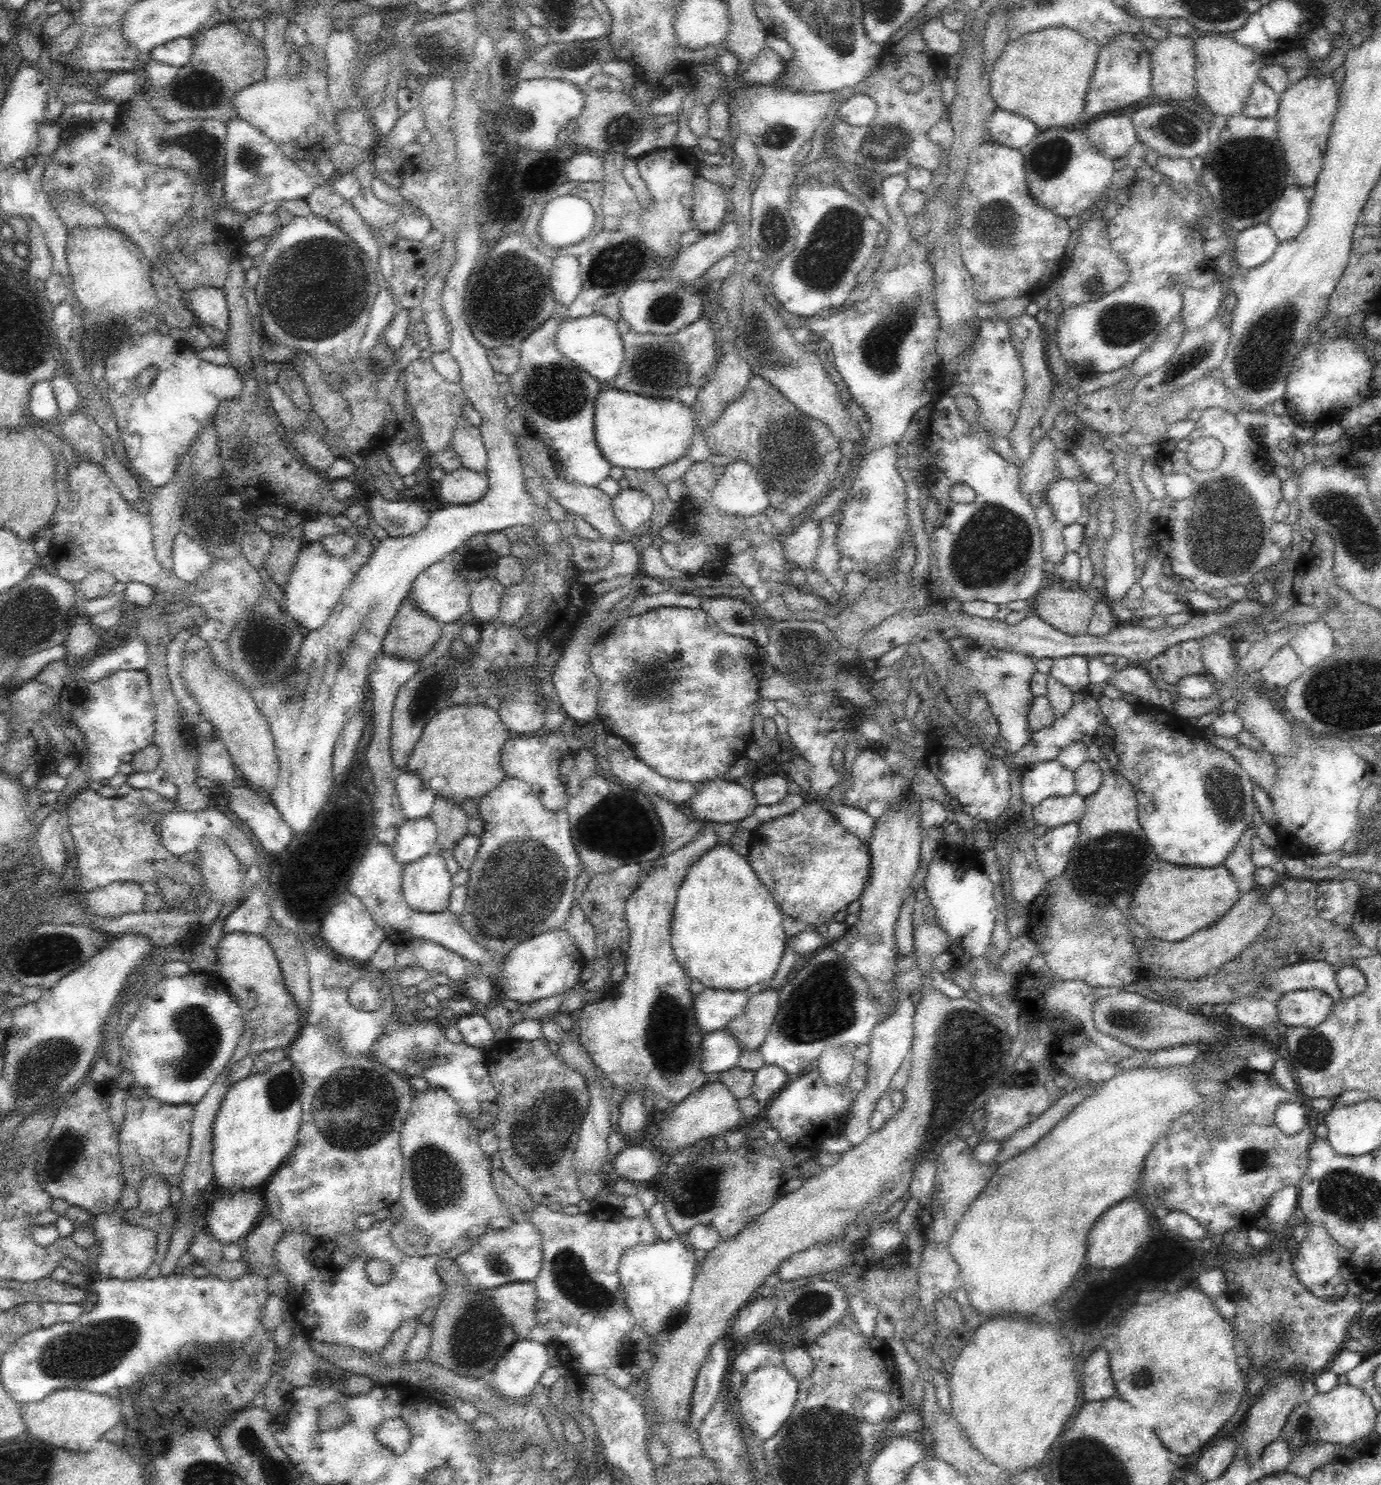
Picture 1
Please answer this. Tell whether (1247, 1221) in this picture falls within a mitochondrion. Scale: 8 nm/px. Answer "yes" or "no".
no

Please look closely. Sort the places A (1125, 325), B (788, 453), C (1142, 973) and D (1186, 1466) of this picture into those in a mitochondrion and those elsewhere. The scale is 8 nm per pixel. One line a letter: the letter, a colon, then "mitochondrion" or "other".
A: mitochondrion
B: mitochondrion
C: other
D: other

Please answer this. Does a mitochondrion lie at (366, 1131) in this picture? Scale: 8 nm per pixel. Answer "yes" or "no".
yes

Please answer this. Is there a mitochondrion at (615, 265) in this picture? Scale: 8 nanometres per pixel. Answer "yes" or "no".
yes

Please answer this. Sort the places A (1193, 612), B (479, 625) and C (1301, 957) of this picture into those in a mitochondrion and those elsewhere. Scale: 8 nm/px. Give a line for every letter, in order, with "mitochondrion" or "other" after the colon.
A: other
B: other
C: other

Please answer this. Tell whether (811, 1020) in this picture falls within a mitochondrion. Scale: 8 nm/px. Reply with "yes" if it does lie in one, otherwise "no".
yes

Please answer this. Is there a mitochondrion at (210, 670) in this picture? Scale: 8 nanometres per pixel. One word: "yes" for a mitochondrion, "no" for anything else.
no

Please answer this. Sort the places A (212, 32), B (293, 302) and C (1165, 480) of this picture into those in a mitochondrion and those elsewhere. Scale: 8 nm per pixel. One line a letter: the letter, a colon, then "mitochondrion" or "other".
A: other
B: mitochondrion
C: other

